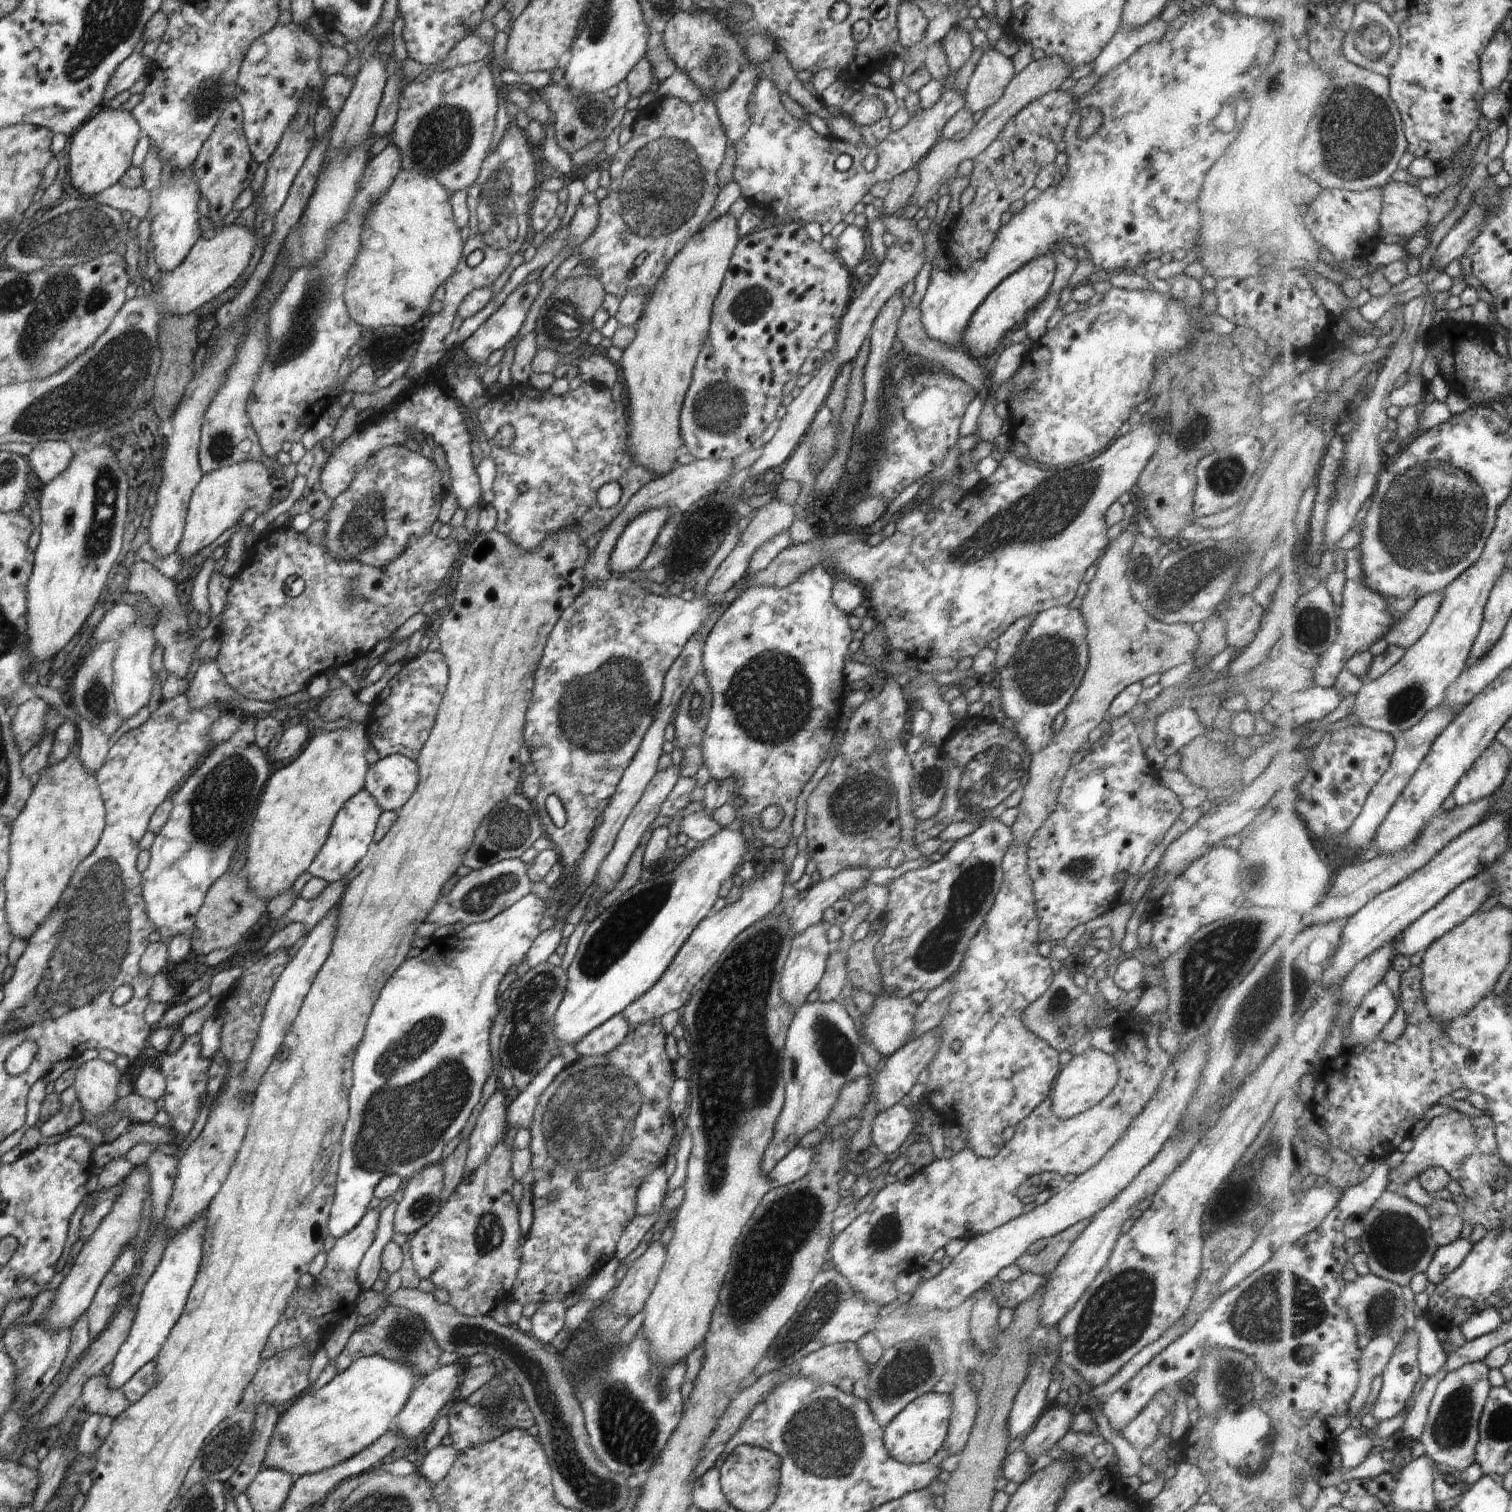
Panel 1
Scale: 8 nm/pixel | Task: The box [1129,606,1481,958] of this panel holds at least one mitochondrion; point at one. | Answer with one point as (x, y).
(1409, 701)

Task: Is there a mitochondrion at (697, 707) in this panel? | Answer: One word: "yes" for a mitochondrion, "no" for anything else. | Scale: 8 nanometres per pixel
yes

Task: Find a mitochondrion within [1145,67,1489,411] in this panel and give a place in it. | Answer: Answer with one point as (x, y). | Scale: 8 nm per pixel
(1356, 135)

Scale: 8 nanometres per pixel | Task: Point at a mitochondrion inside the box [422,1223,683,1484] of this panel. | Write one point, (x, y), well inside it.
(627, 1423)

